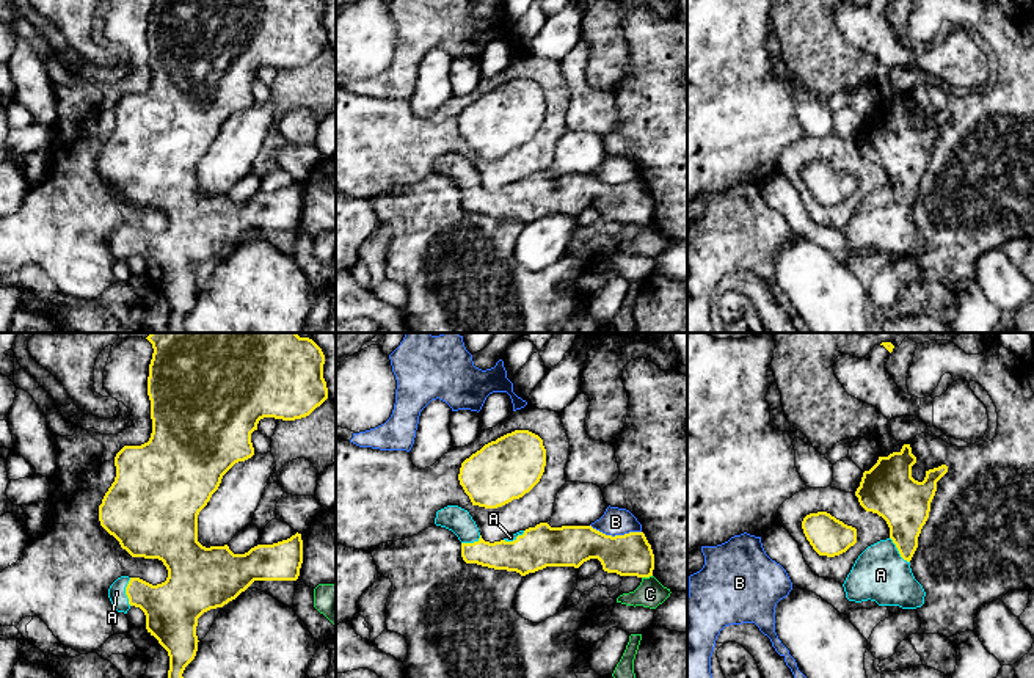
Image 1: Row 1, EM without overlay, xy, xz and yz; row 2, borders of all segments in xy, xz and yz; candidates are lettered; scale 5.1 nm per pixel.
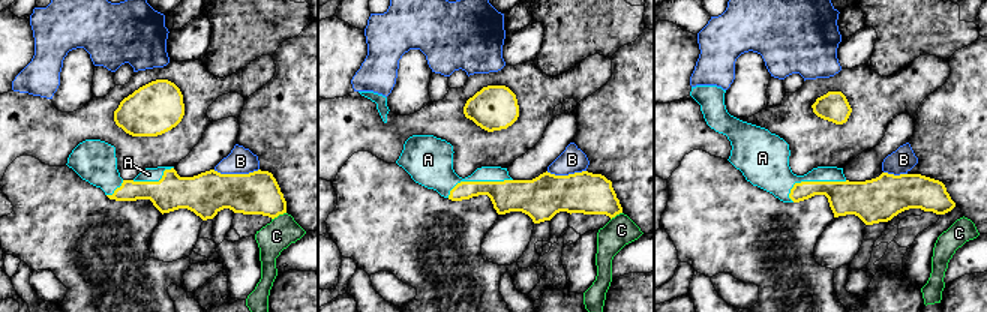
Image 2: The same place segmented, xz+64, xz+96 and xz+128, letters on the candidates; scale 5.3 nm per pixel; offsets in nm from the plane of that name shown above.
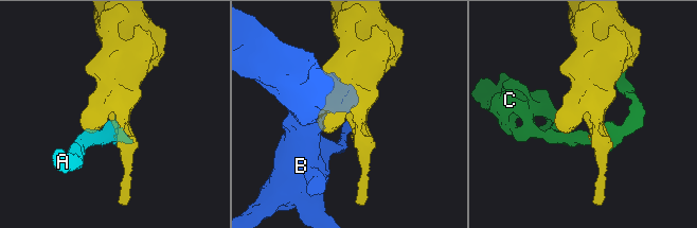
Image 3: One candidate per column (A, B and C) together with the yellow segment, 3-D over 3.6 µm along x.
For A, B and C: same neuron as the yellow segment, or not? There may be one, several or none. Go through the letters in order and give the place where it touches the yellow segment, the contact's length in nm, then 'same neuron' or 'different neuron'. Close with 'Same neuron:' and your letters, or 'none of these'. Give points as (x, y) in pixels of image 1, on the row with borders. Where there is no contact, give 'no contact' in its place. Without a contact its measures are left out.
A: meets yellow in xy at (126, 592); contact 140 nm long; same neuron
B: meets yellow in xz at (615, 535); contact 260 nm long; different neuron
C: meets yellow in xz at (647, 576); contact 60 nm long; different neuron
Same neuron: A

